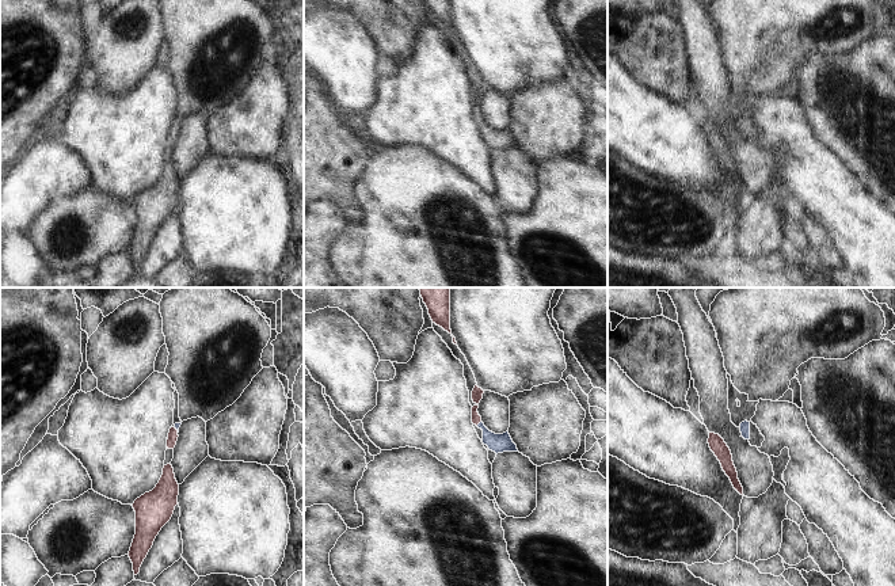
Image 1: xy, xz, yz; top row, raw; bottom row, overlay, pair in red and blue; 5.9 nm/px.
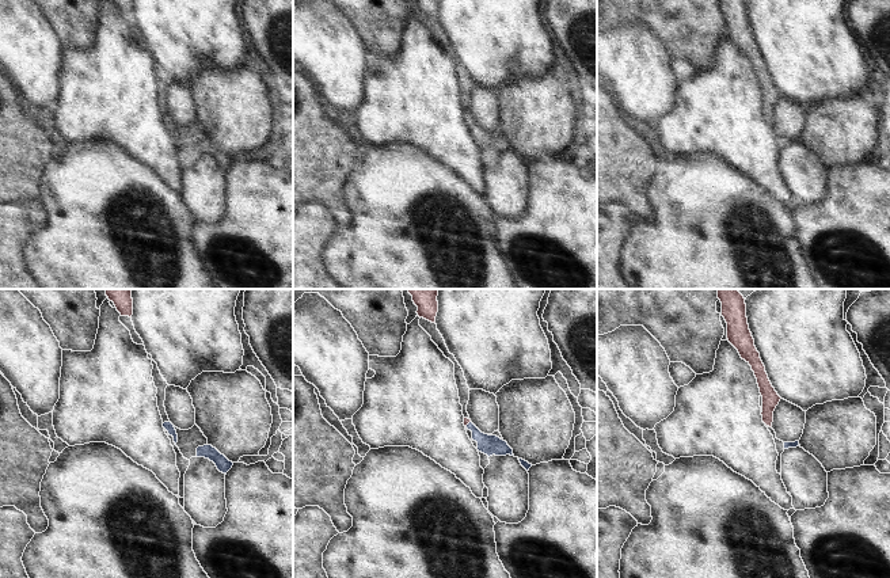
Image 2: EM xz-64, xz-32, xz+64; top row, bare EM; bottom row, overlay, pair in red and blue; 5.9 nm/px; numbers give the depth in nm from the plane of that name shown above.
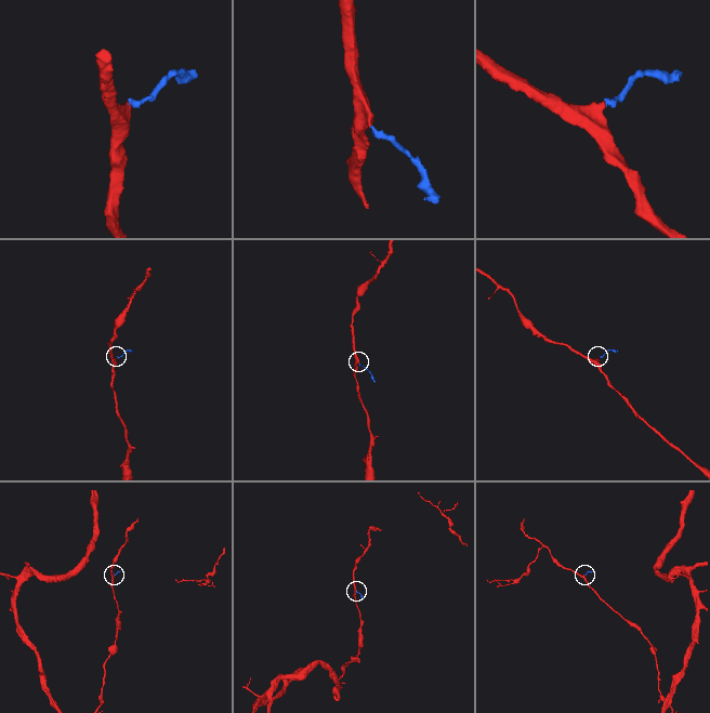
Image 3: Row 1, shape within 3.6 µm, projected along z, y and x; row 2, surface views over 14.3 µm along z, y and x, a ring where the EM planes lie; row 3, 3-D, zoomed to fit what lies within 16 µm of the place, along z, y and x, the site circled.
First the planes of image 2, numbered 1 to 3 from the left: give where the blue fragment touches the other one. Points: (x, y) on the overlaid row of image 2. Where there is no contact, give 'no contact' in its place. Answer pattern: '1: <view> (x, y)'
1: no contact
2: xz-32 (468, 422)
3: no contact

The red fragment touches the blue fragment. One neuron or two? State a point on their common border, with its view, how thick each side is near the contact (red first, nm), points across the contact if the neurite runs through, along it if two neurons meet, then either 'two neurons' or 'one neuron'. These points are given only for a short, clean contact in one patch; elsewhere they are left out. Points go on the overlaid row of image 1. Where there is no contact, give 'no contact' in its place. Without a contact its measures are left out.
xz (478, 423) | 60/110 nm | across xz (476, 418), (478, 423), (496, 442) | one neuron

